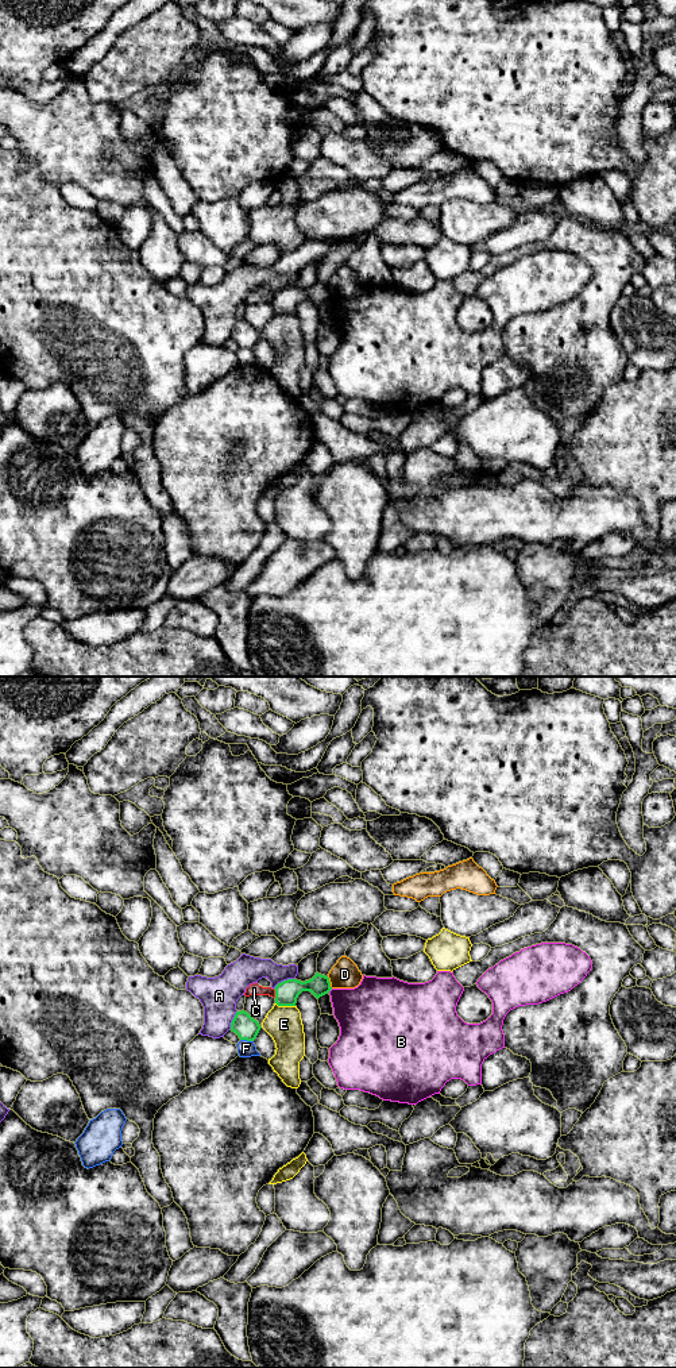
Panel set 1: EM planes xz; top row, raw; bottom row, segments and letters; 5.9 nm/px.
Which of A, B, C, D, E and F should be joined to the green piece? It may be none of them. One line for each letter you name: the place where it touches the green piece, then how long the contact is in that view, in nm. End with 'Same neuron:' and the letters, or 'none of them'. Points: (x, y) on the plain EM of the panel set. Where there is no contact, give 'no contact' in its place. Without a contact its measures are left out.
Same neuron: none of them

